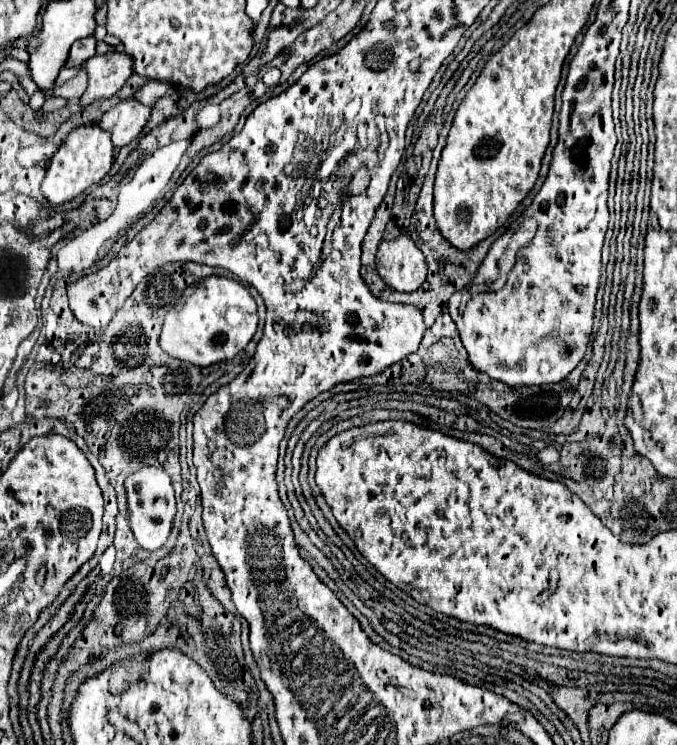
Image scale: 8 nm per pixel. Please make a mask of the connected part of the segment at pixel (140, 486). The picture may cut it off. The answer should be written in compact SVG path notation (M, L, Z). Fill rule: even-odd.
M145 466L125 480L125 488L129 498L129 524L139 546L145 550L161 548L171 532L175 518L175 492L169 474L165 474L161 468Z

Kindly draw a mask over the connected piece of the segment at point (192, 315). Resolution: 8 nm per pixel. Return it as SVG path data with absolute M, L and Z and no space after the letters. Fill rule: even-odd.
M209 276L189 286L177 300L177 306L165 318L159 344L177 360L193 366L211 366L237 356L257 330L257 306L241 282L221 276Z

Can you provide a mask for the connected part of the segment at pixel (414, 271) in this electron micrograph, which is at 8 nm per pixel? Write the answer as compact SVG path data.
M409 234L383 240L377 250L377 272L397 292L415 292L427 276L427 262Z

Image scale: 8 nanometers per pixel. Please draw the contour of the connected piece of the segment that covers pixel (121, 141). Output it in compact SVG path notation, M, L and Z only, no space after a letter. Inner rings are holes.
M131 98L119 102L109 112L105 112L99 126L111 134L115 150L121 150L123 146L131 144L139 136L149 116L151 116L151 108Z

